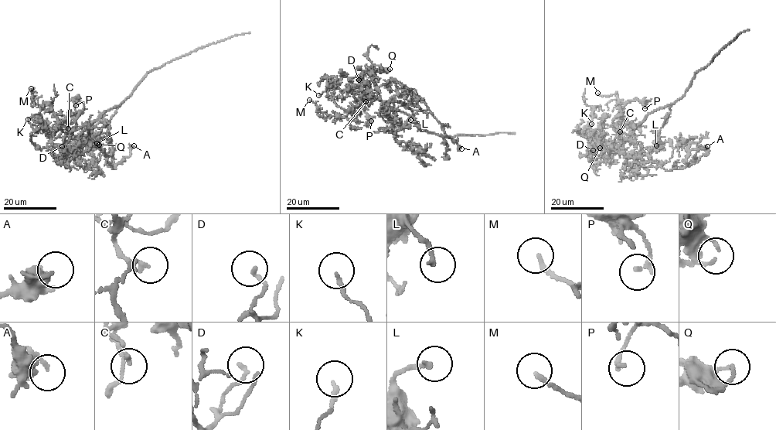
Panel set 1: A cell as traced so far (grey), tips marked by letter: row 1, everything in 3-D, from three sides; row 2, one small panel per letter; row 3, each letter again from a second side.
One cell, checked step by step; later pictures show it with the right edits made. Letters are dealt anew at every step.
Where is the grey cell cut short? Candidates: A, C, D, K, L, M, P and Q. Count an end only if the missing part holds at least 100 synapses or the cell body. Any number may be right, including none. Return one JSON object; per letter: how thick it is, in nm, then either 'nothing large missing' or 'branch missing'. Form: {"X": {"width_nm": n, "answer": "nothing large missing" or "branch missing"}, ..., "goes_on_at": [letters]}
{"A": {"width_nm": 140, "answer": "nothing large missing"}, "C": {"width_nm": 170, "answer": "nothing large missing"}, "D": {"width_nm": 160, "answer": "nothing large missing"}, "K": {"width_nm": 170, "answer": "nothing large missing"}, "L": {"width_nm": 200, "answer": "nothing large missing"}, "M": {"width_nm": 180, "answer": "nothing large missing"}, "P": {"width_nm": 160, "answer": "nothing large missing"}, "Q": {"width_nm": 130, "answer": "nothing large missing"}, "goes_on_at": []}

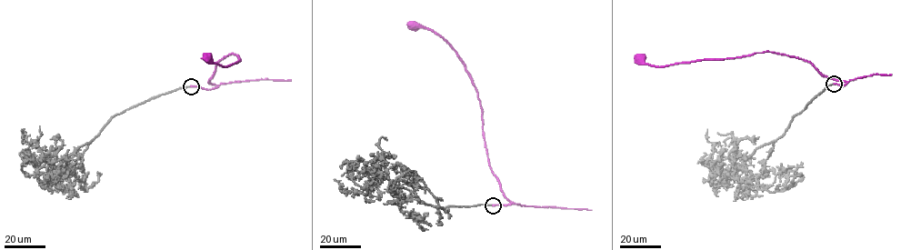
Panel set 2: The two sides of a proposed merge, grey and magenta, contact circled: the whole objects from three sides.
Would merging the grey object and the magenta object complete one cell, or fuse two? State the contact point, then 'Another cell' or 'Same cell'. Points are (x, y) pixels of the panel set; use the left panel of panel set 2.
Place: (191, 86). Same cell

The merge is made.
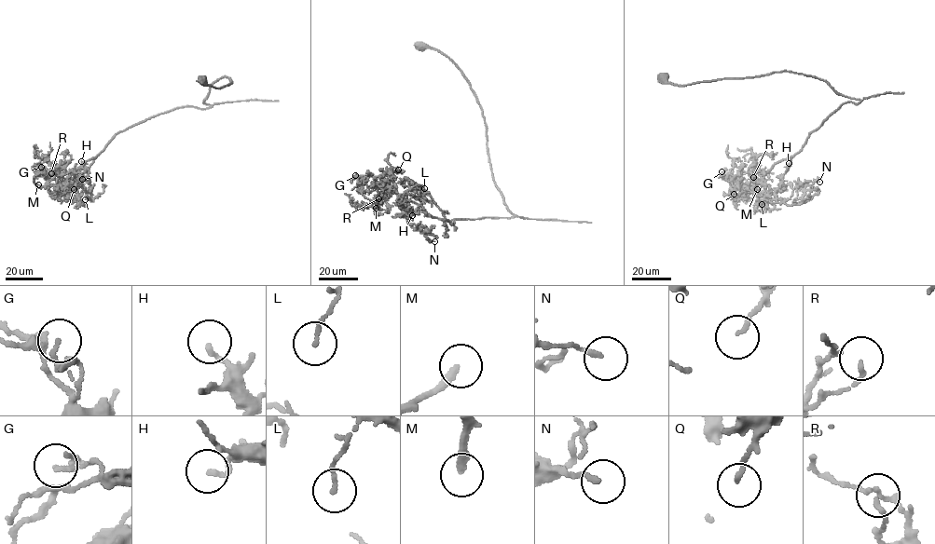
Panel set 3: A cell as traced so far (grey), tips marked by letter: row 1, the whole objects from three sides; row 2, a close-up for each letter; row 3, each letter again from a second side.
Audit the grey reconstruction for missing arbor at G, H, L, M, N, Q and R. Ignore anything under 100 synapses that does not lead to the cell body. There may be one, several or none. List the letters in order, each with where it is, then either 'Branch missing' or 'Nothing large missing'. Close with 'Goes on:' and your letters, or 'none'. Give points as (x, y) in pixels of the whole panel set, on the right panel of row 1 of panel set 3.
G: Place: (721, 171). Nothing large missing
H: Place: (789, 163). Nothing large missing
L: Place: (762, 204). Nothing large missing
M: Place: (757, 189). Branch missing
N: Place: (819, 182). Nothing large missing
Q: Place: (734, 194). Nothing large missing
R: Place: (753, 177). Nothing large missing
Goes on: M

